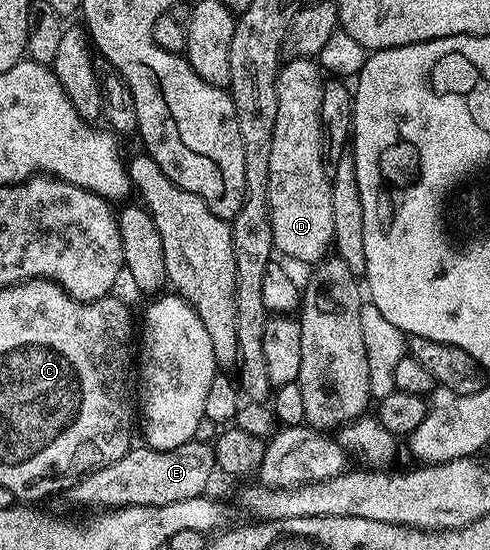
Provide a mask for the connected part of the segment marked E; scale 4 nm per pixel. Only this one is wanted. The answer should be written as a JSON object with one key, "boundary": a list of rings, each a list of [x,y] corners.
{"boundary":[[[200,438],[186,441],[182,446],[174,450],[154,450],[147,446],[133,446],[128,449],[118,462],[110,462],[110,466],[94,470],[84,477],[79,484],[67,489],[66,496],[77,500],[80,504],[100,504],[103,509],[127,508],[129,504],[134,506],[166,506],[170,502],[186,502],[186,498],[194,498],[205,491],[212,472],[217,471],[216,454],[211,443],[203,444]]]}

